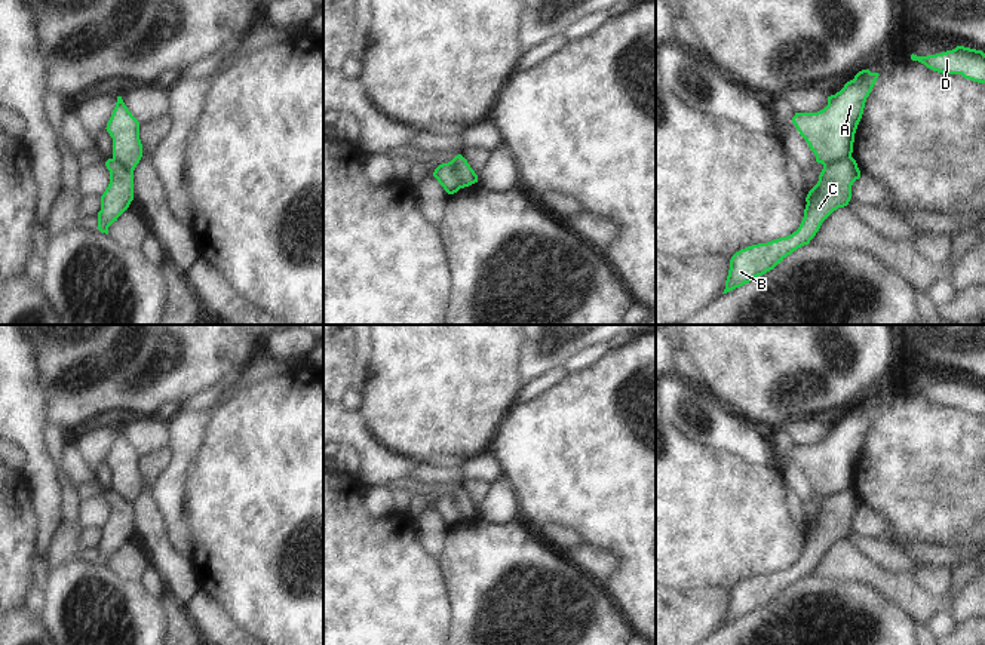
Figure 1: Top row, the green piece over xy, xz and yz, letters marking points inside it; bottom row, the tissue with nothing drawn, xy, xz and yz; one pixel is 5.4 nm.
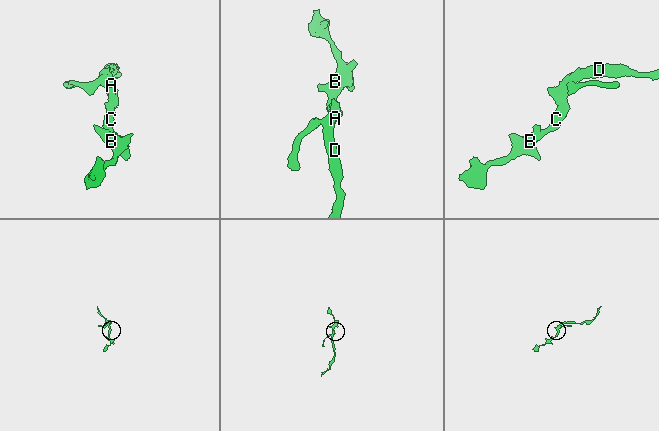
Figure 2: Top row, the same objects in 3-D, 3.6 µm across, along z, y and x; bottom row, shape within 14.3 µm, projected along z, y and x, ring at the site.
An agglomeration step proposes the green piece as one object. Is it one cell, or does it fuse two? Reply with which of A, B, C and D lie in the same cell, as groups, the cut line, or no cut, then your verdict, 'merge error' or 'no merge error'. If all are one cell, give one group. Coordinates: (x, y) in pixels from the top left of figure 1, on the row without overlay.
A D / B C; cut in yz along (850, 487), (824, 498); merge error

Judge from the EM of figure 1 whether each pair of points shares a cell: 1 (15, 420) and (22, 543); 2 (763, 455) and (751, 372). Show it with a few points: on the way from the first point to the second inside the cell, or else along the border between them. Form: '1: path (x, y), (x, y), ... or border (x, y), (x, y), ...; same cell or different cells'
1: border (20, 470), (33, 504); different cells
2: border (729, 407), (769, 433); different cells

